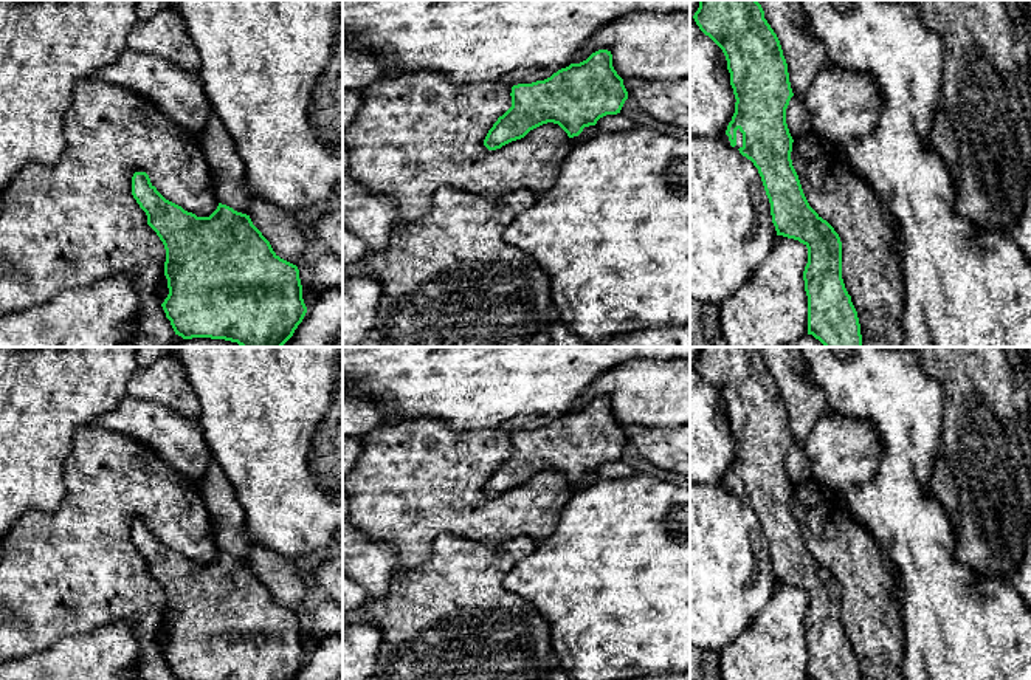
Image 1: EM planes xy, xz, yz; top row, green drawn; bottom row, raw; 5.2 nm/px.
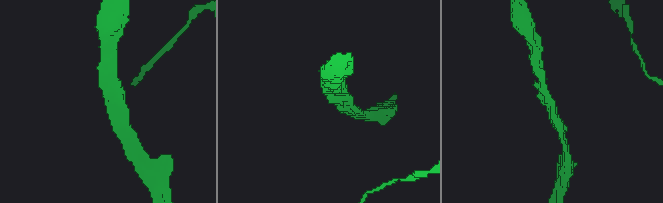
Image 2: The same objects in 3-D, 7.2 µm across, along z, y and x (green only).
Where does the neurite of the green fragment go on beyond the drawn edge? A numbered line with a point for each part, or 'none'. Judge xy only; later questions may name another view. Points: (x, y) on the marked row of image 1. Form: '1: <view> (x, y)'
none

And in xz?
none

